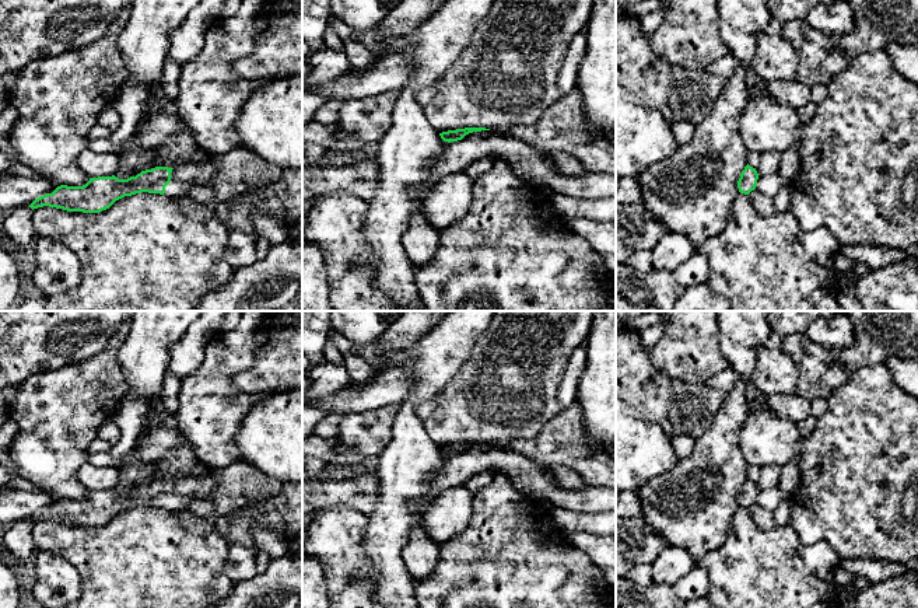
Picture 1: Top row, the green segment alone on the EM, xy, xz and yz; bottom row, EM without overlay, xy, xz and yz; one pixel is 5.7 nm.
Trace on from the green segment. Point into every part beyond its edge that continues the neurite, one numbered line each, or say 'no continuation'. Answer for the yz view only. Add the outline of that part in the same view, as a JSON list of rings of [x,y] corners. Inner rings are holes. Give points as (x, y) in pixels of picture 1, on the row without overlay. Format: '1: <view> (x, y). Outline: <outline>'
no continuation

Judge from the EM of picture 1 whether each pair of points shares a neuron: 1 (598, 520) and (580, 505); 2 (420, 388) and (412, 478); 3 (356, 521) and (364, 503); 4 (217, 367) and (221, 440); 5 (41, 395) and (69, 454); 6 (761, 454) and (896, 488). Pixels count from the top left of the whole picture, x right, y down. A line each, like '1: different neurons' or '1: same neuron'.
1: different neurons
2: same neuron
3: different neurons
4: same neuron
5: same neuron
6: same neuron

